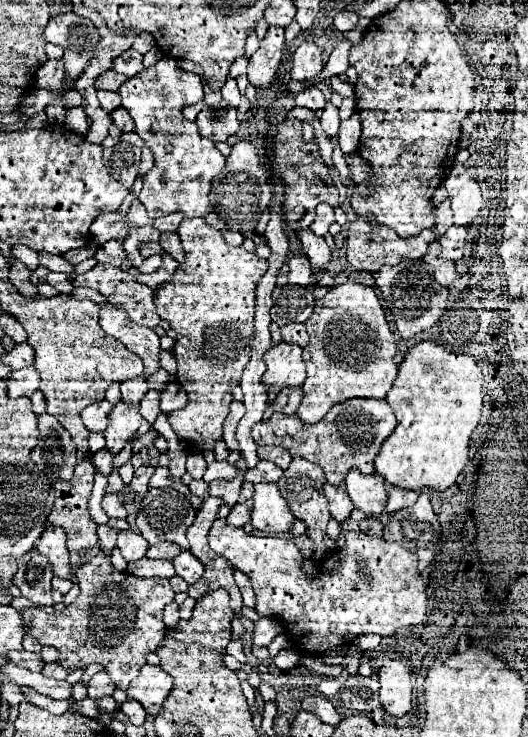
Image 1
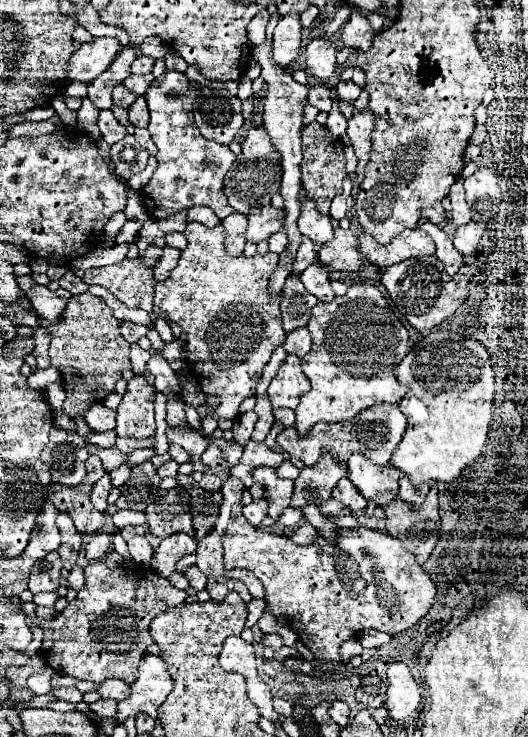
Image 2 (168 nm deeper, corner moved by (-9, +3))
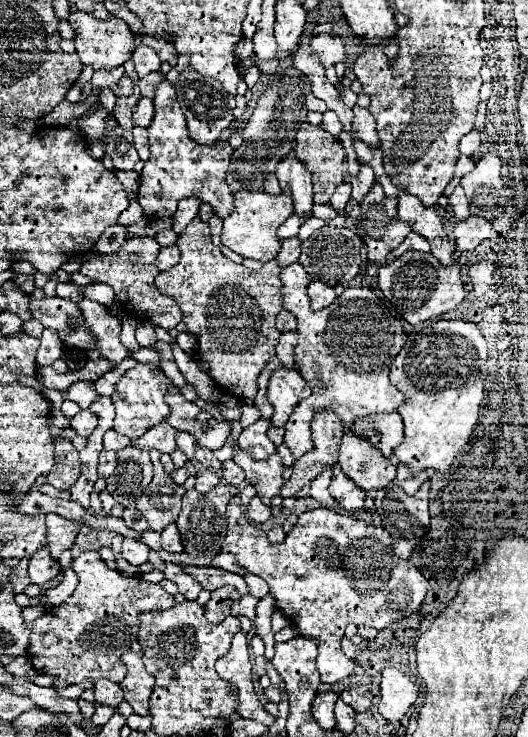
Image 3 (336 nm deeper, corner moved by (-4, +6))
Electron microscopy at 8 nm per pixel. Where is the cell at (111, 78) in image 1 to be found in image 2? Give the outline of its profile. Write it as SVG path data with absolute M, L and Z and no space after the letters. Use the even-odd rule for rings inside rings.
M130 74L122 84L128 88L128 90L132 90L132 92L136 92L138 96L142 96L144 94L144 90L148 88L148 84L154 80L154 76L152 74L146 74L146 76L136 76L136 74Z

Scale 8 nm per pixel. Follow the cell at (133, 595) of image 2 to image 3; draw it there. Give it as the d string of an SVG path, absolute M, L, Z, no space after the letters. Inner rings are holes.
M85 551L77 559L73 559L73 569L79 575L79 585L73 591L73 595L59 607L53 607L51 611L43 613L39 619L35 619L31 627L31 639L29 639L29 659L33 667L45 675L53 675L57 679L65 679L67 683L81 683L85 679L99 681L109 679L115 683L121 683L125 679L127 669L123 667L121 655L131 649L131 643L137 639L139 629L139 613L151 611L151 609L169 609L175 605L175 597L167 593L161 585L153 585L143 581L141 577L125 577L119 571L109 569L97 551Z

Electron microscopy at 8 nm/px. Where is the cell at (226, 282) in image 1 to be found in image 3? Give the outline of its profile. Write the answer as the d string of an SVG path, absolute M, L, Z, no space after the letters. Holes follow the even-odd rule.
M195 217L185 231L179 235L177 245L181 249L181 259L175 267L161 271L155 279L155 287L173 297L183 309L183 323L187 331L199 339L199 355L203 363L209 365L209 377L213 381L223 381L223 389L237 399L253 399L257 395L257 377L267 365L267 361L275 355L275 345L279 341L279 331L275 329L275 317L281 311L283 295L281 295L281 267L277 261L269 261L261 267L261 271L251 271L239 263L227 259L211 241L209 225Z

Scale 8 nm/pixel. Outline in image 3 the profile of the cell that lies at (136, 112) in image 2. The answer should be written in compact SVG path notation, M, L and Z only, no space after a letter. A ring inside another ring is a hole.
M141 97L137 103L137 109L133 113L133 123L139 127L149 127L153 121L153 101Z

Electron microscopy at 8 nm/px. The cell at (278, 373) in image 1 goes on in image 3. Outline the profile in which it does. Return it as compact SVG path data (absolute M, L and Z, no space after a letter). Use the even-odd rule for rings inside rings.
M281 367L271 375L267 397L269 403L275 407L275 413L271 417L273 427L283 427L293 413L295 405L311 395L309 383L295 371L295 369L285 369Z

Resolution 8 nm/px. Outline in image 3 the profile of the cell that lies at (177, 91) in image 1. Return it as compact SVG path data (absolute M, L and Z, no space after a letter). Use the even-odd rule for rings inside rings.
M163 81L153 97L155 117L149 131L149 159L141 171L137 201L143 207L147 219L157 221L173 217L177 203L185 197L197 197L203 203L215 207L215 215L227 217L233 211L233 193L225 181L229 163L233 159L233 147L229 141L219 140L212 145L197 145L187 131L185 117L177 105L175 89L171 83Z

